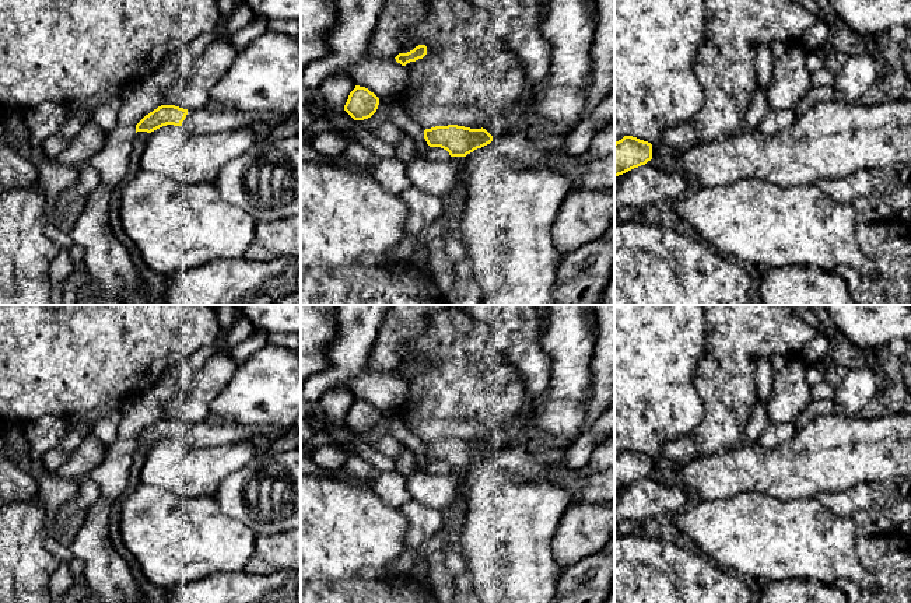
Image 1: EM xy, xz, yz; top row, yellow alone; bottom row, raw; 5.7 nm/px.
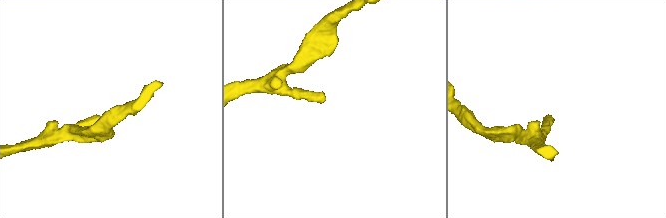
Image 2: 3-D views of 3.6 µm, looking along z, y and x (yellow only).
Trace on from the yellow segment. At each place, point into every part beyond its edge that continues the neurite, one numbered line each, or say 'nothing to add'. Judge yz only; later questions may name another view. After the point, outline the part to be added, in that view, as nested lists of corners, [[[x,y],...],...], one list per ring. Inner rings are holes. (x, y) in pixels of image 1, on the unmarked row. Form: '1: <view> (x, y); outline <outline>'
nothing to add

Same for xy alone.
1: xy (200, 434); outline [[[225,420],[220,425],[209,425],[206,421],[188,423],[188,428],[182,435],[182,442],[193,448],[209,448],[225,444],[252,442],[256,435],[266,435],[274,441],[281,437],[295,434],[301,448],[301,435],[297,428],[278,428],[271,425],[243,425],[231,420]]]

